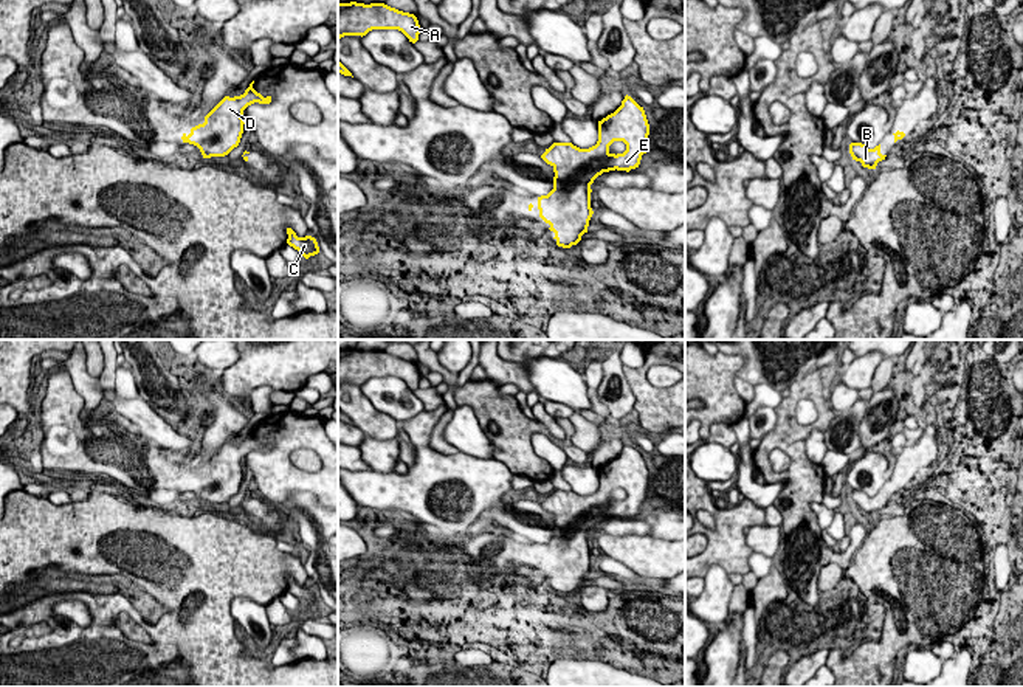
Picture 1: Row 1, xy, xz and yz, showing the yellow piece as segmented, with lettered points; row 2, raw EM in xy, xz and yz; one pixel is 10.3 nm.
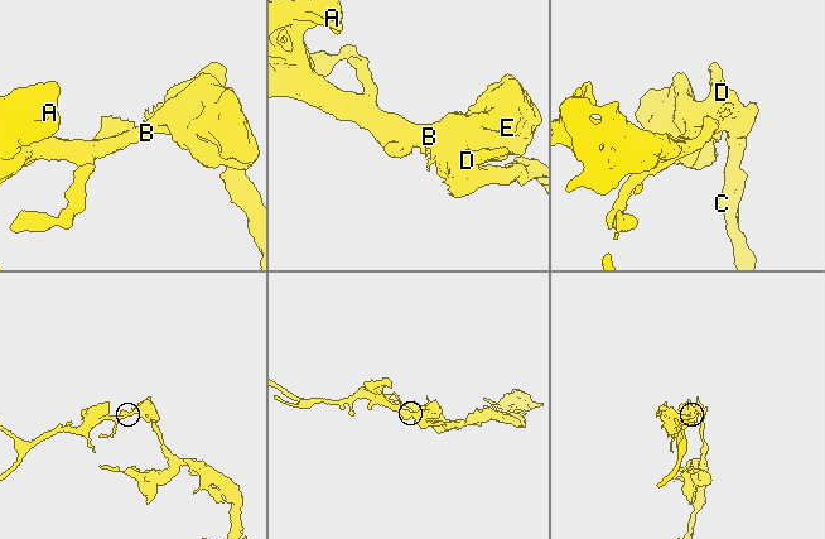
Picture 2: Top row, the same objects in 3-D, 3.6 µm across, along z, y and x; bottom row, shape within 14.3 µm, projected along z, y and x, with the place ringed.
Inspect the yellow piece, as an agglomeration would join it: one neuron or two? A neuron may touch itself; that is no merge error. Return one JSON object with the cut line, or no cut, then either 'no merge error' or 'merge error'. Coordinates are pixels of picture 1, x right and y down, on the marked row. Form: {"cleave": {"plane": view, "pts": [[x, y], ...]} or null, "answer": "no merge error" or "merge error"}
{"cleave": null, "answer": "no merge error"}

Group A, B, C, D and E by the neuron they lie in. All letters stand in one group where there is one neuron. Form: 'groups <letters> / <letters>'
groups A B C D E

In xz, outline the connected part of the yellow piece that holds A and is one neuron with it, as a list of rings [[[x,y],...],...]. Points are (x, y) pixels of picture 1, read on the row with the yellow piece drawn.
[[[338,3],[338,39],[366,36],[372,29],[398,29],[415,43],[422,31],[414,14],[398,11],[384,3]]]

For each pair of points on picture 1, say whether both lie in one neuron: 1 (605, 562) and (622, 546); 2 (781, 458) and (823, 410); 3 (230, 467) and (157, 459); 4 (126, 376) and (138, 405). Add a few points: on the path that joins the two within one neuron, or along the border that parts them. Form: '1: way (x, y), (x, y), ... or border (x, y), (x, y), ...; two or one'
1: border (606, 554), (639, 576); two
2: border (775, 447), (769, 455), (769, 464), (780, 473); two
3: way (211, 473), (186, 473), (175, 466); one
4: border (117, 366), (117, 394), (121, 399), (138, 397); two

